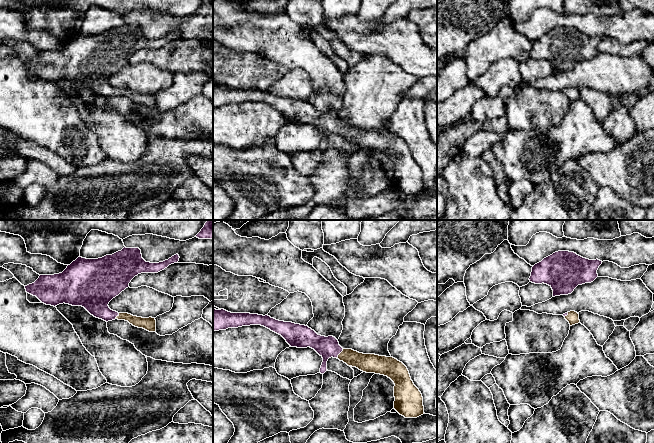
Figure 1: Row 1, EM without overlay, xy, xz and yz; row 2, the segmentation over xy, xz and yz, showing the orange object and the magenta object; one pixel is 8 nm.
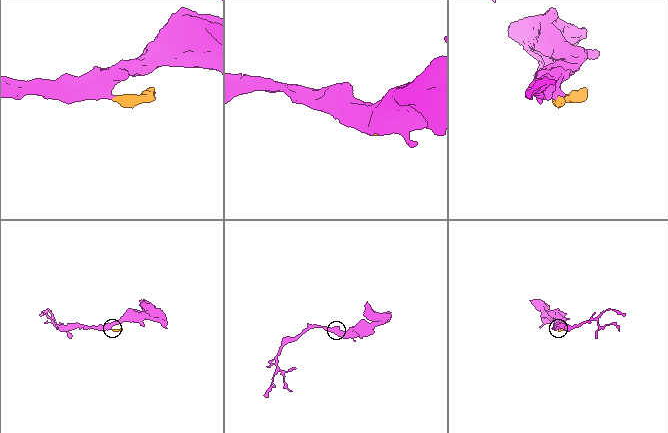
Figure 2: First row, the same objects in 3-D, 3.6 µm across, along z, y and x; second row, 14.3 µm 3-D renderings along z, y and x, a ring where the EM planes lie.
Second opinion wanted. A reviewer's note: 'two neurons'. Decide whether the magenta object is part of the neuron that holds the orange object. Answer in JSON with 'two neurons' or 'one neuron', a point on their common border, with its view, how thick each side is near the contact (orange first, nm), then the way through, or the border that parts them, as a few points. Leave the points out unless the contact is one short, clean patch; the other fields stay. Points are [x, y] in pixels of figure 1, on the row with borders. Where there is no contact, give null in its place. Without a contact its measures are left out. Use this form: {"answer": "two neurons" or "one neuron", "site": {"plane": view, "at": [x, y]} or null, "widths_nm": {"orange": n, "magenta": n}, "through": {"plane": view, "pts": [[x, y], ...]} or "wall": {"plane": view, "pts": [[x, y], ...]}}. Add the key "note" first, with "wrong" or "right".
{"note": "wrong", "answer": "one neuron", "site": {"plane": "xz", "at": [339, 354]}, "widths_nm": {"orange": 150, "magenta": 170}, "through": {"plane": "xz", "pts": [[368, 363], [339, 354], [330, 347], [327, 347]]}}

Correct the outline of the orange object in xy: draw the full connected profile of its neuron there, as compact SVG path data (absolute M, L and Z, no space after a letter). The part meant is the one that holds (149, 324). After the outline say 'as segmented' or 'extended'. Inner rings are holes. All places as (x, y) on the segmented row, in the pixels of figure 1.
M126 248L112 255L106 255L98 259L86 259L78 257L59 274L40 275L32 284L25 286L26 292L36 296L42 303L51 306L69 304L82 306L91 315L106 322L115 319L128 321L135 327L143 328L149 332L156 331L155 318L142 318L128 313L118 313L109 308L109 302L129 287L131 280L141 273L158 273L169 265L178 263L179 255L176 254L159 263L146 262L142 258L139 248Z; extended

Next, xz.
M213 309L213 331L250 325L261 325L270 329L281 335L291 347L314 349L323 358L321 374L327 371L327 361L333 357L363 372L387 376L395 384L394 409L405 418L417 418L424 414L421 392L411 380L407 367L393 357L343 349L333 336L321 336L308 326L279 321L268 315Z; extended

